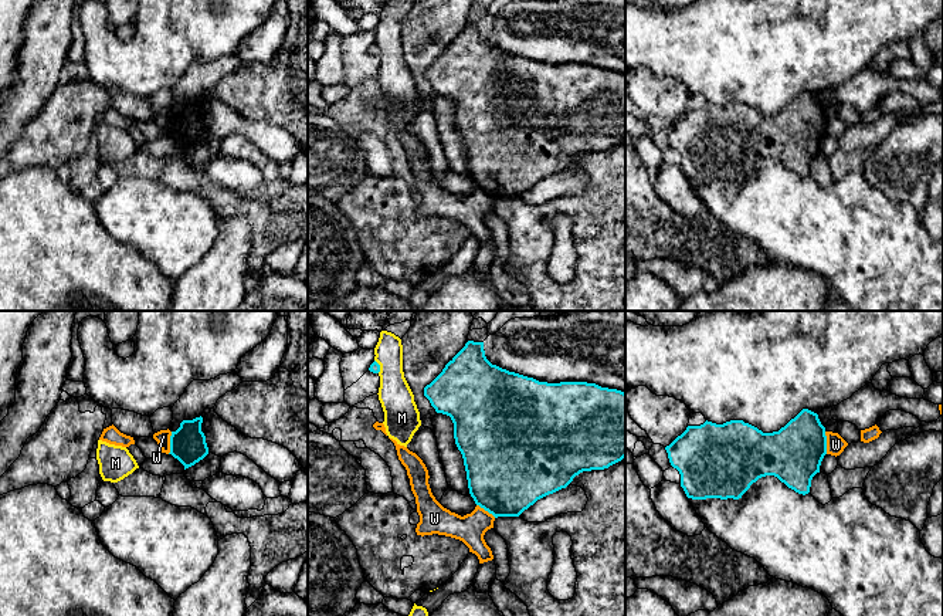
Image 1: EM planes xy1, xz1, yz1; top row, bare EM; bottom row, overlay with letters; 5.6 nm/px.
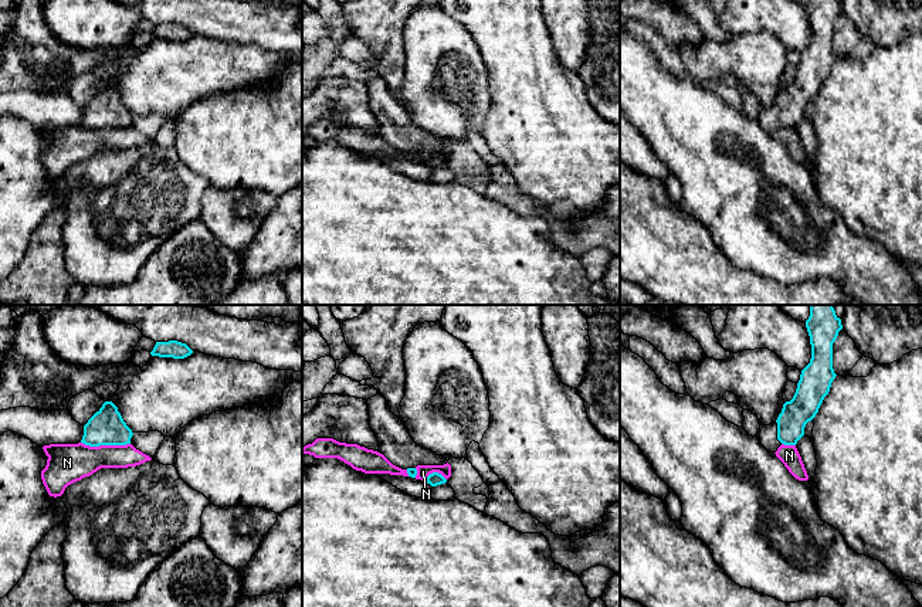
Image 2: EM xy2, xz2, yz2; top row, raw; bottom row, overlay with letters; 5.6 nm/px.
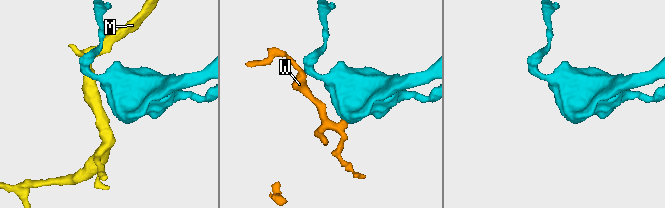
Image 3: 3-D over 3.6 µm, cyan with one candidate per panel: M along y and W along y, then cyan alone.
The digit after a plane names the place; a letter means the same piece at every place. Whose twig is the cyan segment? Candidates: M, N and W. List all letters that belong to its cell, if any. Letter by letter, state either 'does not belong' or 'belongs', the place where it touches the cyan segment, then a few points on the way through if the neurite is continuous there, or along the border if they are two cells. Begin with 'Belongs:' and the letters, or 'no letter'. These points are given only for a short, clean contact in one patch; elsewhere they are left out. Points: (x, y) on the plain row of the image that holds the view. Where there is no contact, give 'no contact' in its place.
Belongs: no letter
M: does not belong | xz1 (379, 48)
N: does not belong | xy2 (105, 126) | along xy2 (81, 124), (90, 128), (129, 126)
W: does not belong | xy1 (170, 125) | along xy1 (172, 114), (168, 135)

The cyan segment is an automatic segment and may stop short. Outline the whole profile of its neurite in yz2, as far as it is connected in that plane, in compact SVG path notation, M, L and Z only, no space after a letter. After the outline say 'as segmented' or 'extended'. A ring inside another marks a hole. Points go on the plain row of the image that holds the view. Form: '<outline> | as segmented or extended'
M809 0L806 10L810 18L811 41L801 52L796 75L783 87L777 102L760 108L756 119L770 135L784 128L796 128L828 77L835 55L833 51L833 26L843 11L840 0Z | extended

